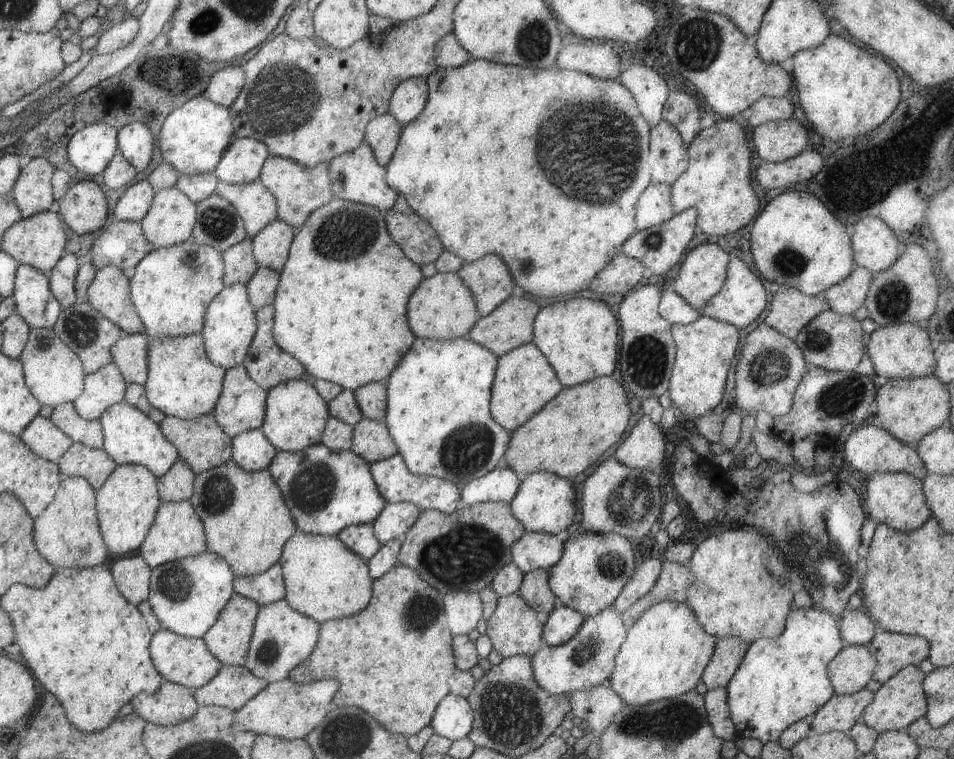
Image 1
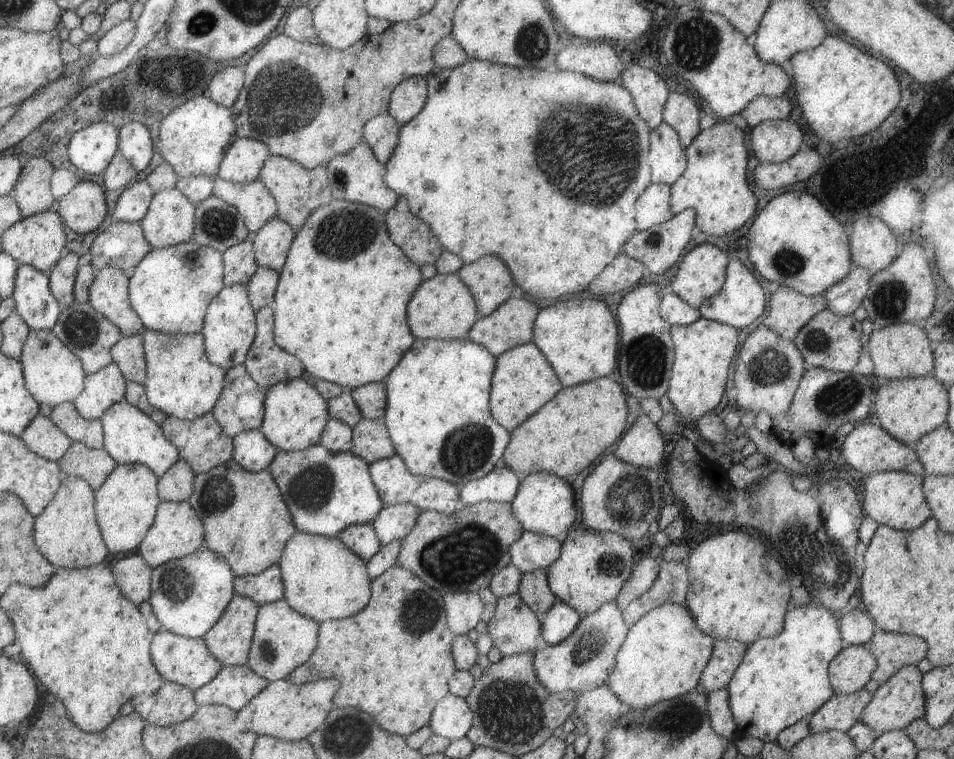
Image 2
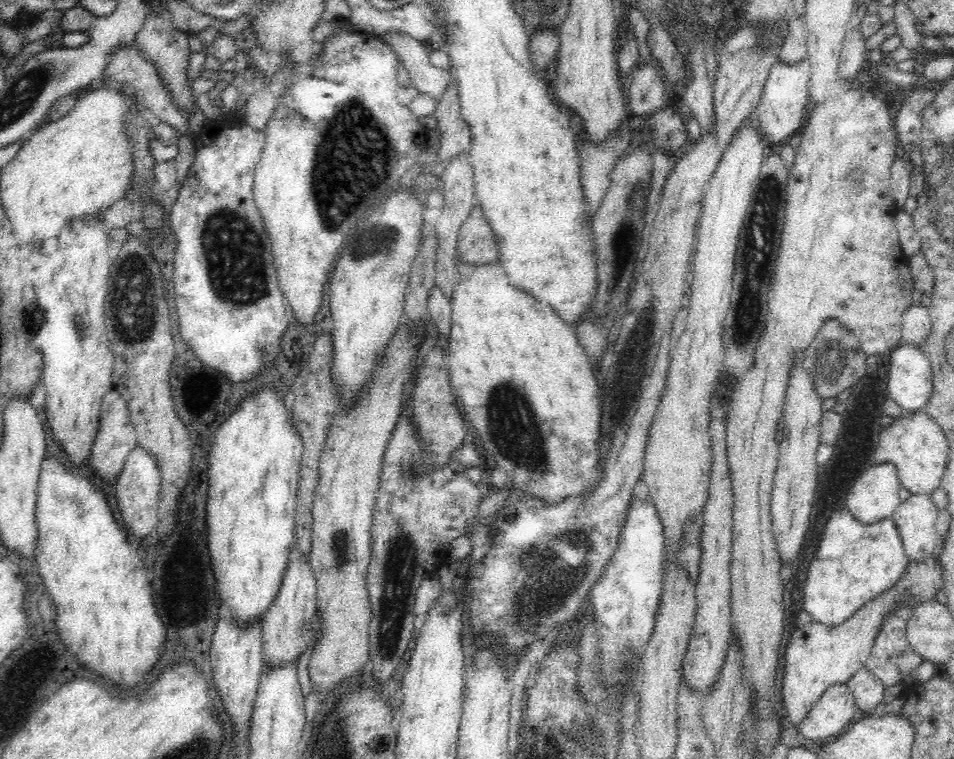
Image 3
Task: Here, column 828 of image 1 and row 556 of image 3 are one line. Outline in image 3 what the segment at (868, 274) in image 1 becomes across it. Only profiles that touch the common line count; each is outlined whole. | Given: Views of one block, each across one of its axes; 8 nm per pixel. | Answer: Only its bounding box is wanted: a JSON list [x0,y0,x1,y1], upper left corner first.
[262,542,317,664]

